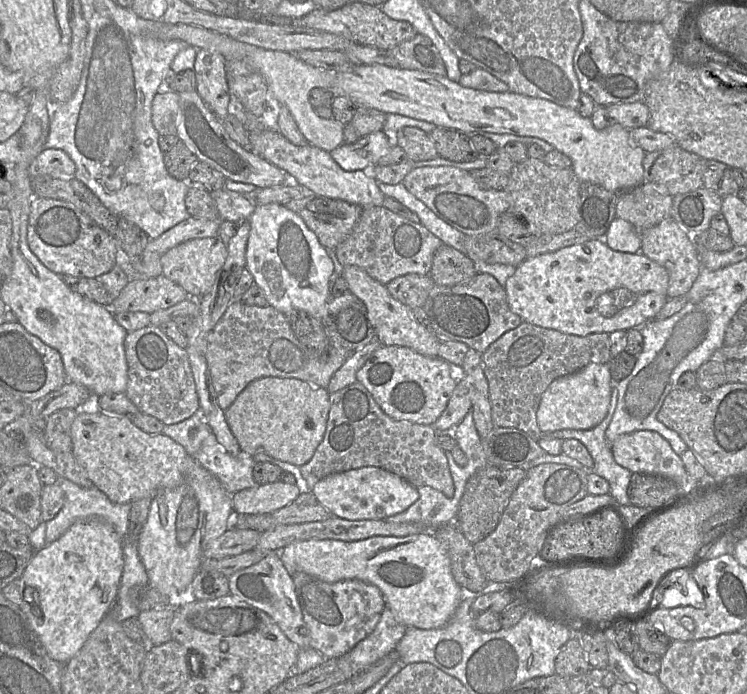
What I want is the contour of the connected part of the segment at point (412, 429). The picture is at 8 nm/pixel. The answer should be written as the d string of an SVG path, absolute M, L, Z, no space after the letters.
M355 382L330 394L330 409L323 440L313 457L299 469L311 492L314 485L328 475L365 466L386 469L415 487L430 486L447 497L454 494L448 460L445 452L436 443L436 433L432 425L391 418L380 408L371 393L360 382Z

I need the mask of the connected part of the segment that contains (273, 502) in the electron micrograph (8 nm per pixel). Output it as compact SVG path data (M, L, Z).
M280 480L232 494L232 506L236 515L271 513L290 504L300 494L296 485Z

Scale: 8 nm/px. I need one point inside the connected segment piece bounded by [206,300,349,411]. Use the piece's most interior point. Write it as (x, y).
(249, 342)

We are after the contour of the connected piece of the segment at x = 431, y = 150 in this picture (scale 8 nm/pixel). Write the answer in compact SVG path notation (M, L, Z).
M404 127L396 133L396 143L414 162L439 157L430 135L416 127Z

